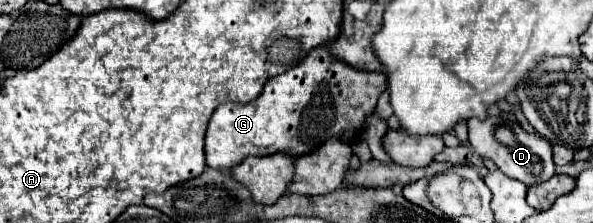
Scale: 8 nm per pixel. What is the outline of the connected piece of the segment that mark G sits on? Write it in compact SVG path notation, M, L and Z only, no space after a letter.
M320 45L312 49L298 65L294 65L286 73L270 77L258 99L250 103L218 105L206 129L206 139L204 139L206 165L212 169L232 169L240 165L248 155L272 155L278 151L286 151L294 157L300 157L300 155L312 153L334 135L342 135L346 141L354 141L362 133L366 115L376 109L376 101L386 87L388 87L388 81L384 73L354 69L344 61L334 59L328 53L326 45Z

